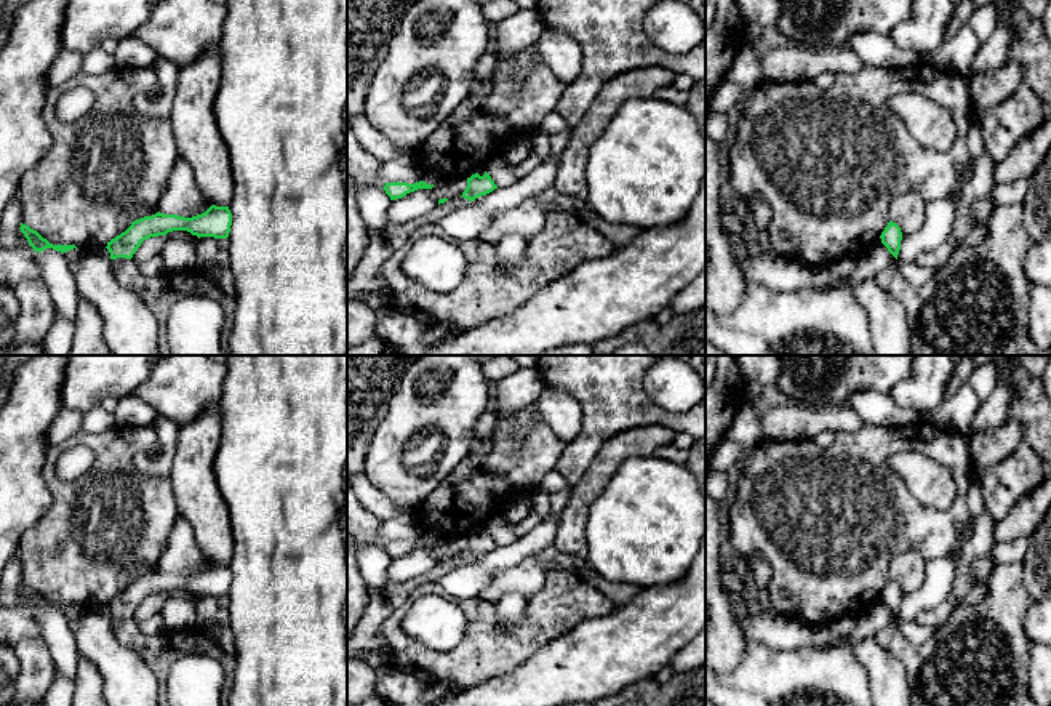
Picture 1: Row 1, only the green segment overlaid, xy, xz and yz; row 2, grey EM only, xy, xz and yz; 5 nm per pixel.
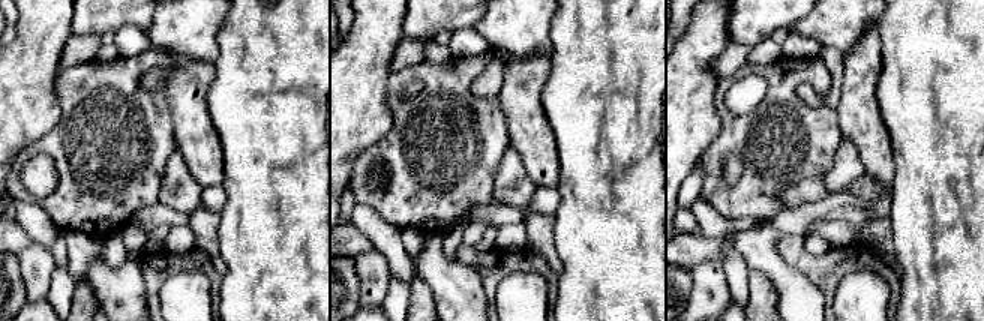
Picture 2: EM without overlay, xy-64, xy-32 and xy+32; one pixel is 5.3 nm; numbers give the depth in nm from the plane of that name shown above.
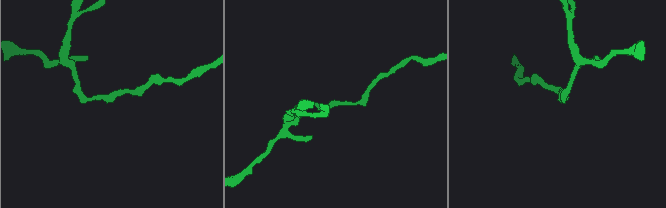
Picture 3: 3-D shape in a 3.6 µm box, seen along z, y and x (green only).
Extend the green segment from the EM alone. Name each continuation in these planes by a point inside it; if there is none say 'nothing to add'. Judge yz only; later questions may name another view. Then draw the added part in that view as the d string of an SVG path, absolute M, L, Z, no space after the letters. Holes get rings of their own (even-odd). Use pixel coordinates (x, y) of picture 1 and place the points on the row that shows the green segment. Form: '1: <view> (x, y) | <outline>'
nothing to add

